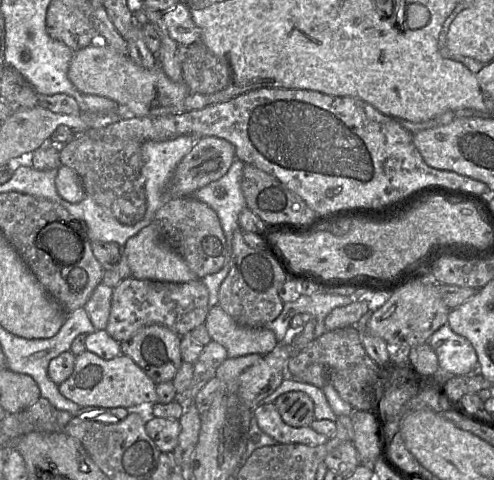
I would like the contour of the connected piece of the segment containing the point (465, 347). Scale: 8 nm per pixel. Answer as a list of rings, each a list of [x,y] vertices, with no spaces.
[[[448,324],[435,331],[427,343],[437,355],[440,372],[458,376],[478,368],[477,354],[471,342],[456,334]]]

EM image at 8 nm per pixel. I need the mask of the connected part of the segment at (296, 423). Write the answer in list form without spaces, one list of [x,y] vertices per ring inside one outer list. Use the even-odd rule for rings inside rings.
[[[304,392],[284,393],[276,399],[274,404],[283,421],[291,427],[309,427],[315,420],[314,403]]]

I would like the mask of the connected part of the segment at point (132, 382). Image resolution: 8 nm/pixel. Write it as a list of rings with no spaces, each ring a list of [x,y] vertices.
[[[84,351],[75,358],[71,376],[58,385],[59,392],[80,408],[126,408],[128,410],[147,408],[158,402],[156,384],[128,356],[120,354],[111,360],[104,360],[96,354]]]

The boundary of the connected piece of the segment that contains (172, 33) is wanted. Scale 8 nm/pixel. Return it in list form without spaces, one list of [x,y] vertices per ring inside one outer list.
[[[182,3],[162,14],[169,36],[177,43],[188,45],[200,41],[201,32],[196,26],[189,9]]]

